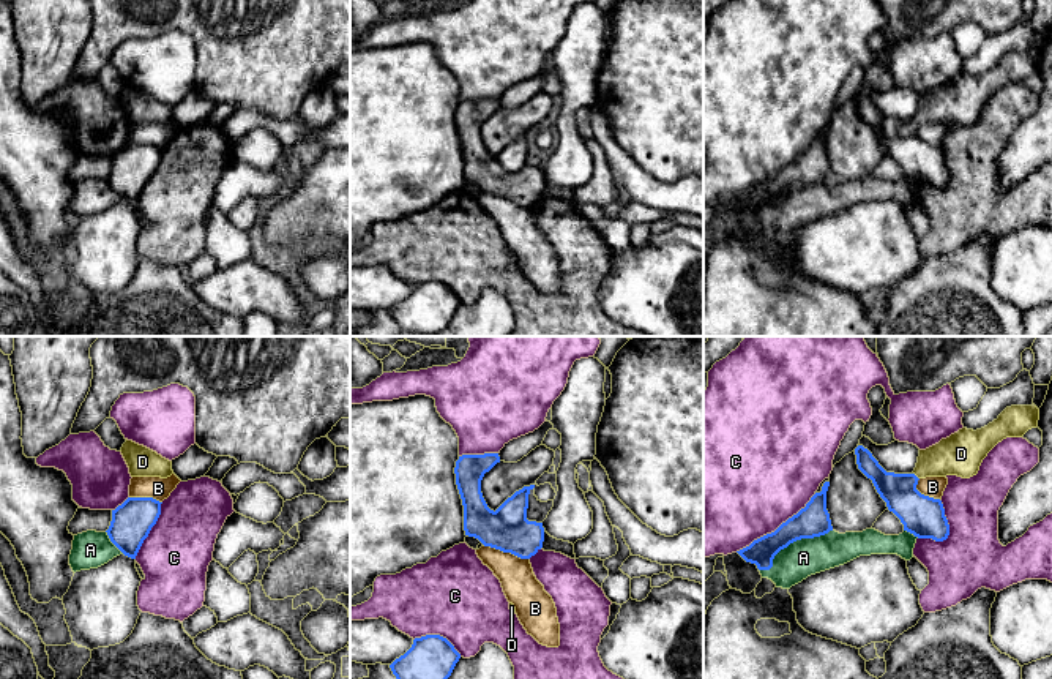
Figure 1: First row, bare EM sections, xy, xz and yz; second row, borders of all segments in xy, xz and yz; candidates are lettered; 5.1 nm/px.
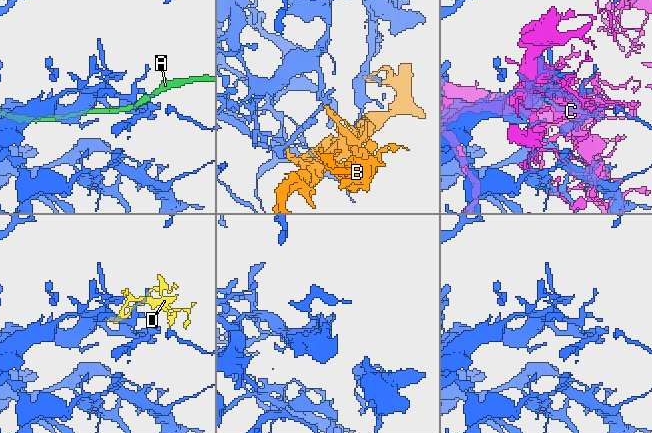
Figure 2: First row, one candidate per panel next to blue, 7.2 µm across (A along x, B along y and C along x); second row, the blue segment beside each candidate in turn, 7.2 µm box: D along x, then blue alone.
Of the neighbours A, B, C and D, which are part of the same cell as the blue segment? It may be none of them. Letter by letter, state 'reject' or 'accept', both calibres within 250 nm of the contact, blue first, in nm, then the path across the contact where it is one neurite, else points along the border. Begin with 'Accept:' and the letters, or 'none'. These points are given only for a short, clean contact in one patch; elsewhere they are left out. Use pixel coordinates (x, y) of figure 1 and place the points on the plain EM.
Accept: D
A: reject; calibres 160 and 190 nm
B: reject; calibres 220 and 180 nm
C: reject; calibres 160 and 500 nm
D: accept; calibres 200 and 220 nm; way yz (923, 163), (910, 150), (915, 122), (932, 108), (959, 101)

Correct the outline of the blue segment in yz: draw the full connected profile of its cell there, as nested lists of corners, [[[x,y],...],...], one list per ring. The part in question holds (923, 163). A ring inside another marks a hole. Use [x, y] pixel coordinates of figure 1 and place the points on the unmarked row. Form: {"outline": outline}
{"outline": [[[1036,52],[1006,54],[997,66],[981,76],[962,74],[938,90],[920,96],[912,120],[886,118],[872,99],[858,92],[855,95],[858,115],[872,126],[877,139],[886,148],[904,177],[918,185],[943,188],[949,182],[949,171],[940,145],[921,141],[918,126],[926,123],[957,122],[970,125],[978,120],[987,99],[1006,84],[1022,84],[1036,74],[1039,55]]]}

